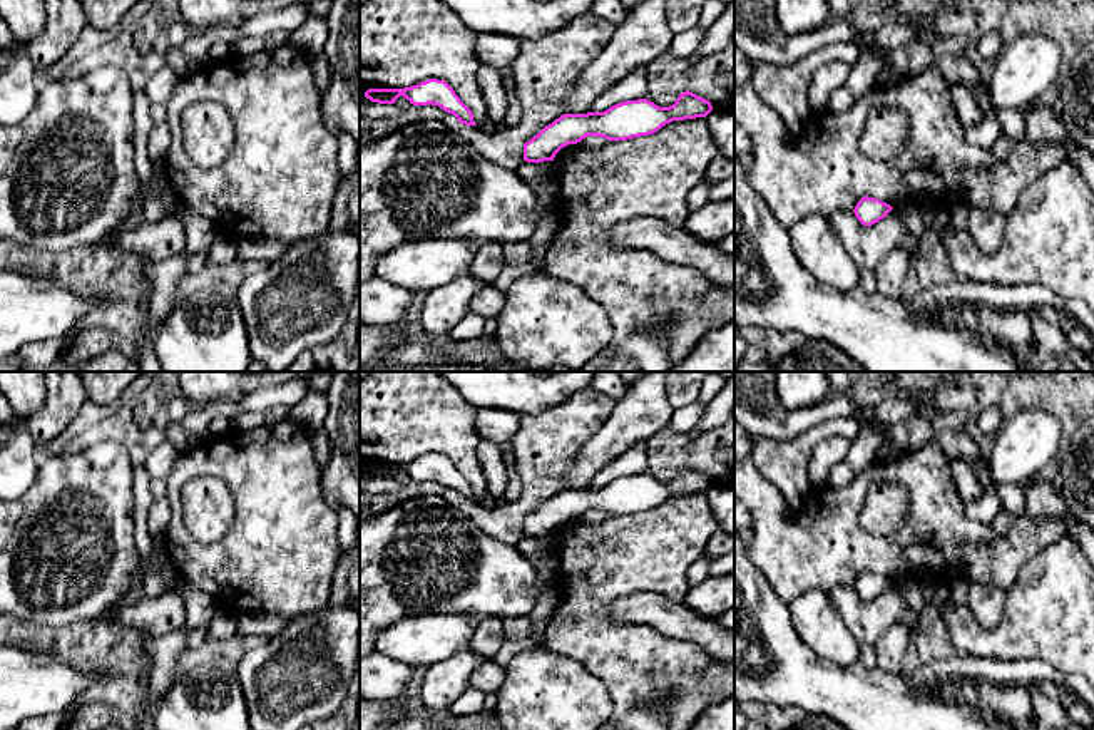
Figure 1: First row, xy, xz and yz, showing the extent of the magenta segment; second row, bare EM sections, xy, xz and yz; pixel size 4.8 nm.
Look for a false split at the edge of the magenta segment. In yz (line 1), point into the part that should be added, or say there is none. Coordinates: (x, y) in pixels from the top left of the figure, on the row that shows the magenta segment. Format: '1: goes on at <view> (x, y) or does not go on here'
1: does not go on here

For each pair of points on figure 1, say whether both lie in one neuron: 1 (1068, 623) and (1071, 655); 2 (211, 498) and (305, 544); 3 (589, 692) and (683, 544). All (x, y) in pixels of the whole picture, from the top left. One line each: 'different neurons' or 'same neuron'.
1: same neuron
2: different neurons
3: different neurons

